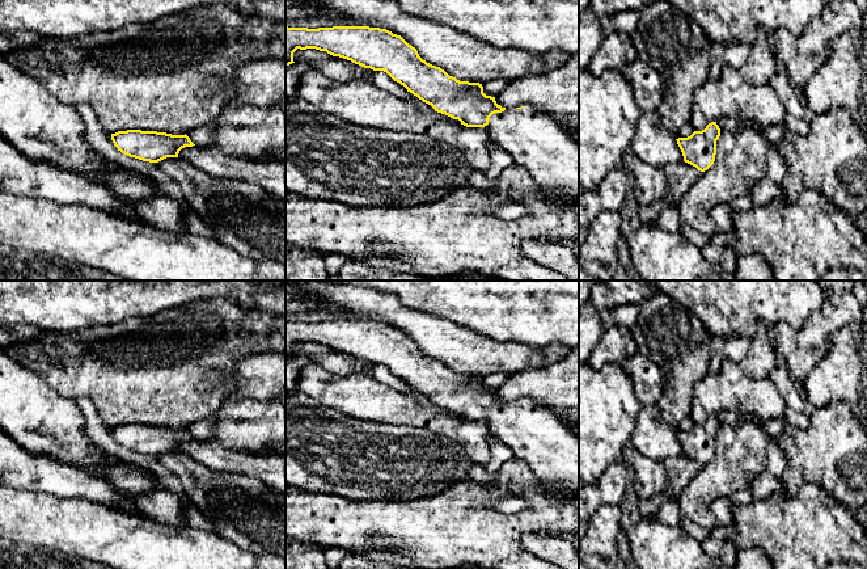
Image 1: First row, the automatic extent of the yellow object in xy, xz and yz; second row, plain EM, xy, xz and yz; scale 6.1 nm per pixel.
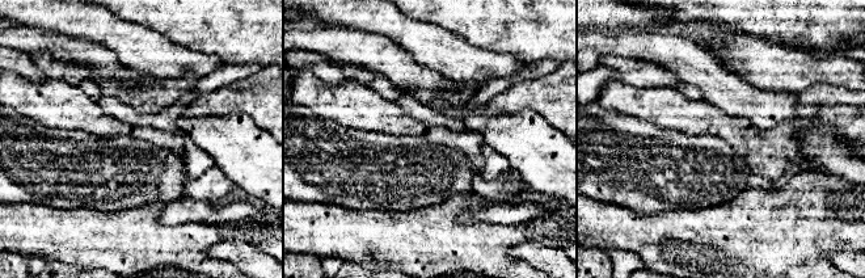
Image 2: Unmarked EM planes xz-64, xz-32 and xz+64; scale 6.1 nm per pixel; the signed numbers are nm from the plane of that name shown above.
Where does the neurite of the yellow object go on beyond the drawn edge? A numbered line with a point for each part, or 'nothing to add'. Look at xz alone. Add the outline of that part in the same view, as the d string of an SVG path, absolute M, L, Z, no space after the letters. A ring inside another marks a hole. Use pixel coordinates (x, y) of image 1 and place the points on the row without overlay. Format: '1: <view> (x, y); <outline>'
1: xz (537, 437); M534 400L506 402L489 413L491 435L513 452L513 459L525 463L538 480L570 482L579 493L579 438L549 408Z

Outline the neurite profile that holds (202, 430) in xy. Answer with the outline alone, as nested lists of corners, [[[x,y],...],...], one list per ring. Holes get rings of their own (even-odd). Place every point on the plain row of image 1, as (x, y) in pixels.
[[[216,414],[206,420],[191,422],[190,425],[187,425],[186,429],[195,439],[206,441],[212,438],[212,434],[213,434],[212,429],[213,429],[215,421],[216,421]]]

